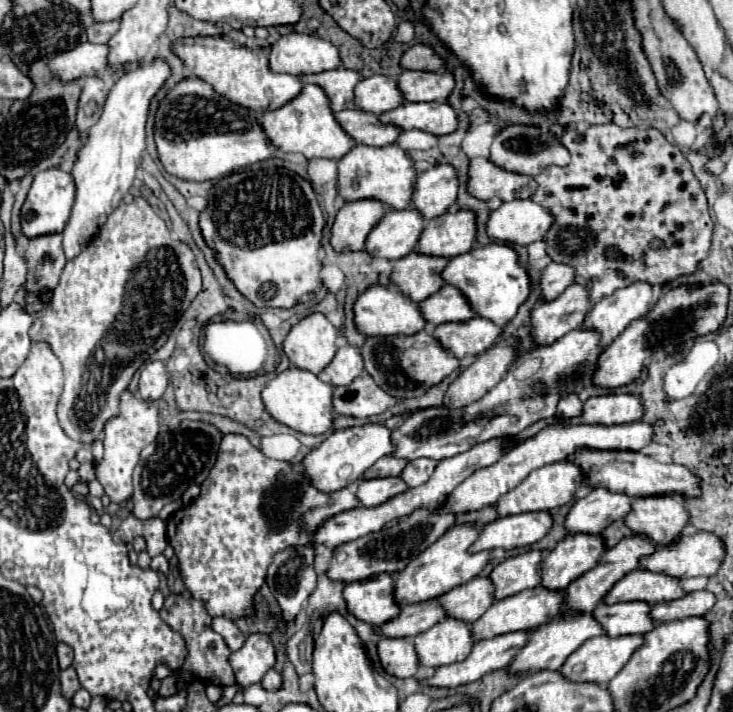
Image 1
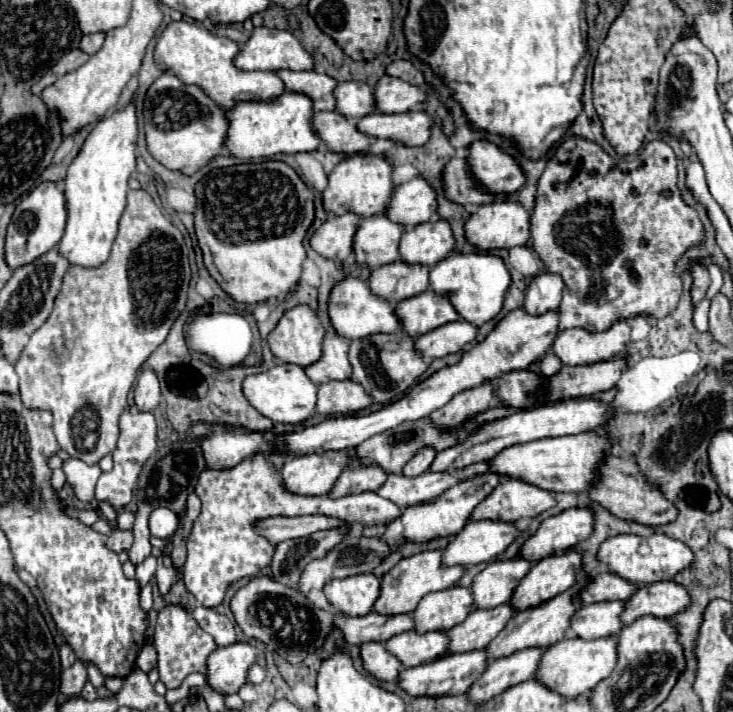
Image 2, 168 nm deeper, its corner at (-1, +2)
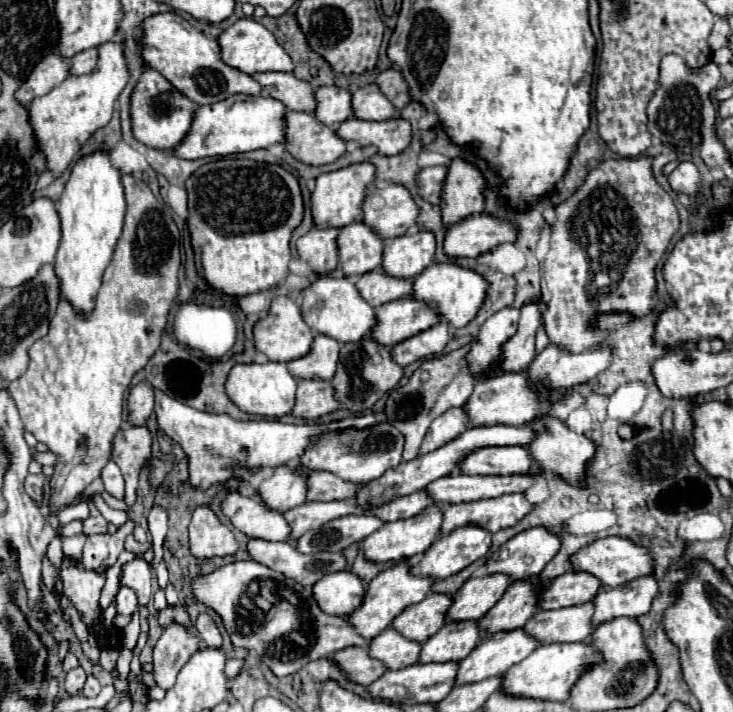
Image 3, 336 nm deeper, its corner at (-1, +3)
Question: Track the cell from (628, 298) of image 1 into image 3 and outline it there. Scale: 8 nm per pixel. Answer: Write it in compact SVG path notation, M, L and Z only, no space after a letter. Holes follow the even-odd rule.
M548 345L528 367L528 375L544 375L544 379L548 379L548 383L552 383L552 387L574 387L576 383L584 383L594 379L600 371L608 369L612 363L612 349L606 345L598 345L592 347L584 353L570 353L564 351L560 345Z

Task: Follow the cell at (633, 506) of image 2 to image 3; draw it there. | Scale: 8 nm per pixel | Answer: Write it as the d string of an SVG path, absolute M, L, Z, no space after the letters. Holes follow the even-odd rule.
M546 417L546 419L534 419L532 423L540 423L540 427L544 427L544 431L540 431L540 439L536 439L536 443L530 443L528 447L532 447L532 455L536 455L536 459L540 459L540 463L544 463L544 471L562 477L564 481L568 481L574 487L582 487L586 481L586 471L590 467L590 461L596 455L598 445L588 439L586 435L578 435L572 429L568 429L564 425L564 421L554 419L554 417Z

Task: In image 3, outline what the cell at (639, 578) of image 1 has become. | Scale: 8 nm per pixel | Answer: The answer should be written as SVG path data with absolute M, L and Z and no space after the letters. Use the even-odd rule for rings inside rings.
M570 571L548 583L548 591L544 591L544 603L540 603L540 609L582 605L586 601L592 601L600 591L602 583L598 577L586 571Z

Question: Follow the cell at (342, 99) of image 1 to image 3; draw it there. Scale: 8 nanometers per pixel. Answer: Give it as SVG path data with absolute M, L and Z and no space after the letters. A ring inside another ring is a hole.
M256 73L252 77L264 87L264 95L288 103L288 109L316 111L318 107L314 87L308 81L294 77L294 73Z

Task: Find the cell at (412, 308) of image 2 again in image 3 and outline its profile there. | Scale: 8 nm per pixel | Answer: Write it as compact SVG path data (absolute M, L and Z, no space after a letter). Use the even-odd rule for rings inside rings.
M412 295L380 305L376 315L380 315L380 327L376 327L376 335L370 337L388 347L394 347L400 341L410 339L442 321L438 311Z

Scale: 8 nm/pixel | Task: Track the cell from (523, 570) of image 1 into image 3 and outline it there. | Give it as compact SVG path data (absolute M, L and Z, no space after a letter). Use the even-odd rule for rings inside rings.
M504 573L484 575L468 579L462 589L454 595L450 619L482 619L504 595L510 585L510 577Z

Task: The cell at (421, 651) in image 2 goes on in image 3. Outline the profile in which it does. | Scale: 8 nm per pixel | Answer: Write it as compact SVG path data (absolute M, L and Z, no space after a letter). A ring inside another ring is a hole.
M394 627L376 635L368 647L374 659L380 659L388 669L404 669L418 663L422 643L402 637Z

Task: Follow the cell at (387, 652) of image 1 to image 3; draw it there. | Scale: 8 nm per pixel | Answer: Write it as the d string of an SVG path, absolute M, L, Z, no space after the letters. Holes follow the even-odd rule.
M346 647L332 655L332 659L342 667L342 671L356 683L370 685L386 673L386 665L368 655L366 647Z

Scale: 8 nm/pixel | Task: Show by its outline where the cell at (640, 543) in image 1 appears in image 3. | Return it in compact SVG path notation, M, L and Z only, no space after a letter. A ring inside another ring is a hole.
M524 629L498 631L488 635L466 659L460 661L460 683L456 685L476 683L492 675L502 675L512 665L526 659L538 645L540 641L528 635Z

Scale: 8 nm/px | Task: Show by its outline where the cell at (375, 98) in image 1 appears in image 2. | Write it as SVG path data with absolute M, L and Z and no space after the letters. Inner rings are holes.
M340 82L336 86L336 112L358 120L374 112L374 88L364 82Z

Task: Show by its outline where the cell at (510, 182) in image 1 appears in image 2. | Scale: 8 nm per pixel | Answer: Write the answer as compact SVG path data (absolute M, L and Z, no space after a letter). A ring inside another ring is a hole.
M452 158L442 170L442 188L444 196L456 204L488 204L504 200L506 196L484 192L474 176L468 170L464 158Z

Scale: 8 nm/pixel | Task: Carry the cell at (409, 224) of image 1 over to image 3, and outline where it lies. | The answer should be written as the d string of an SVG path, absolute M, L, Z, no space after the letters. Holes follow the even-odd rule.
M364 221L340 229L340 269L346 277L382 267L384 239Z

